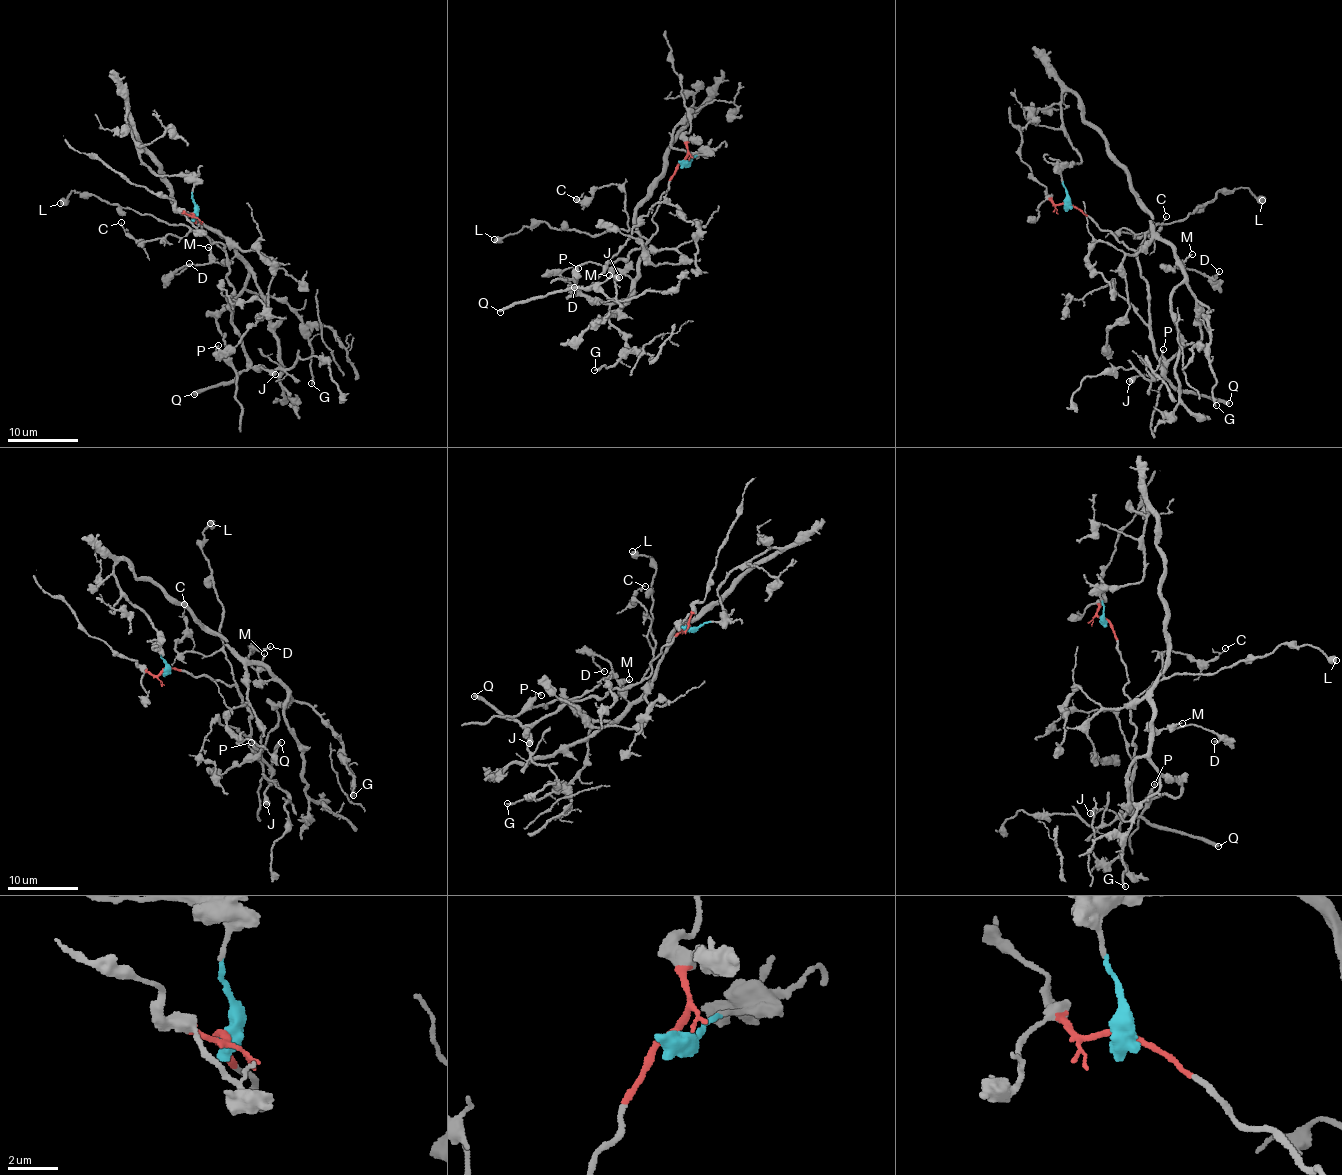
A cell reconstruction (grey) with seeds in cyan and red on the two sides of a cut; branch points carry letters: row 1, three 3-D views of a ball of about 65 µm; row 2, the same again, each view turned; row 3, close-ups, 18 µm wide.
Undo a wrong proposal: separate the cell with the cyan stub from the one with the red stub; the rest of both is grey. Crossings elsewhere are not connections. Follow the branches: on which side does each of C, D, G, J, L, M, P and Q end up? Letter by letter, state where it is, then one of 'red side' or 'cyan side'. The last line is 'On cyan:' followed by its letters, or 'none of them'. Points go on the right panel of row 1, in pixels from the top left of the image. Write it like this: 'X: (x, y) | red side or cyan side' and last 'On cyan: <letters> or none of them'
C: (1166, 216) | red side
D: (1219, 271) | cyan side
G: (1216, 405) | cyan side
J: (1129, 381) | red side
L: (1262, 200) | red side
M: (1192, 254) | cyan side
P: (1163, 349) | cyan side
Q: (1229, 403) | red side
On cyan: D, G, M, P

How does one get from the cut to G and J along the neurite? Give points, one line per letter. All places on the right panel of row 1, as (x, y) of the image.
G: (1067, 204), (1061, 171), (1080, 156), (1064, 124), (1065, 90), (1149, 209), (1189, 291), (1207, 306), (1216, 405)
J: (1067, 204), (1084, 212), (1135, 252), (1140, 277), (1145, 280), (1149, 330), (1161, 372), (1129, 382)

